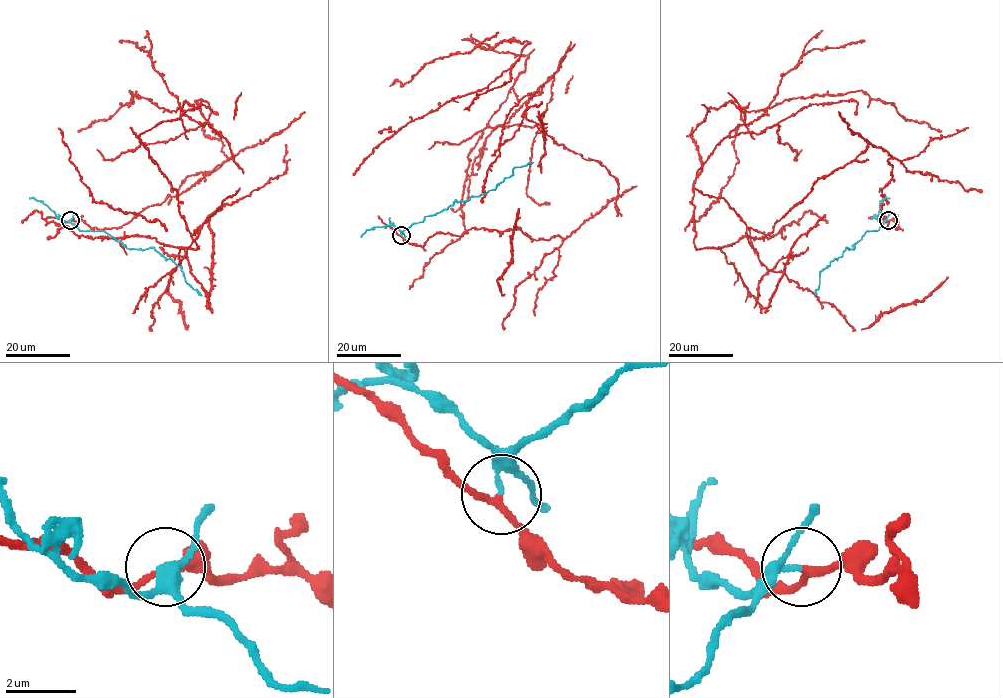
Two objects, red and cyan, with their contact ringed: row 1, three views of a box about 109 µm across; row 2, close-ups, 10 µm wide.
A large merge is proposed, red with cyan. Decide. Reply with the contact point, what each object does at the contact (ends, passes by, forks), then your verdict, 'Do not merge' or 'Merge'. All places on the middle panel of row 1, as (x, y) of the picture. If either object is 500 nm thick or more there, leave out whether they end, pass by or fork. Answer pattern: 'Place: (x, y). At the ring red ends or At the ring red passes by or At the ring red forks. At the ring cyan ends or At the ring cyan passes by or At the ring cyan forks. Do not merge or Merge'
Place: (401, 235). At the ring red passes by. At the ring cyan passes by. Do not merge

